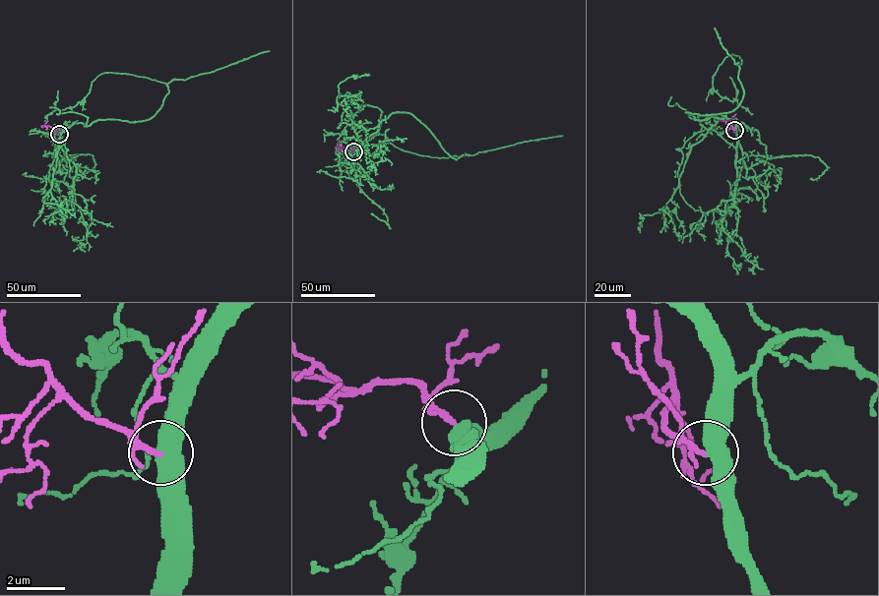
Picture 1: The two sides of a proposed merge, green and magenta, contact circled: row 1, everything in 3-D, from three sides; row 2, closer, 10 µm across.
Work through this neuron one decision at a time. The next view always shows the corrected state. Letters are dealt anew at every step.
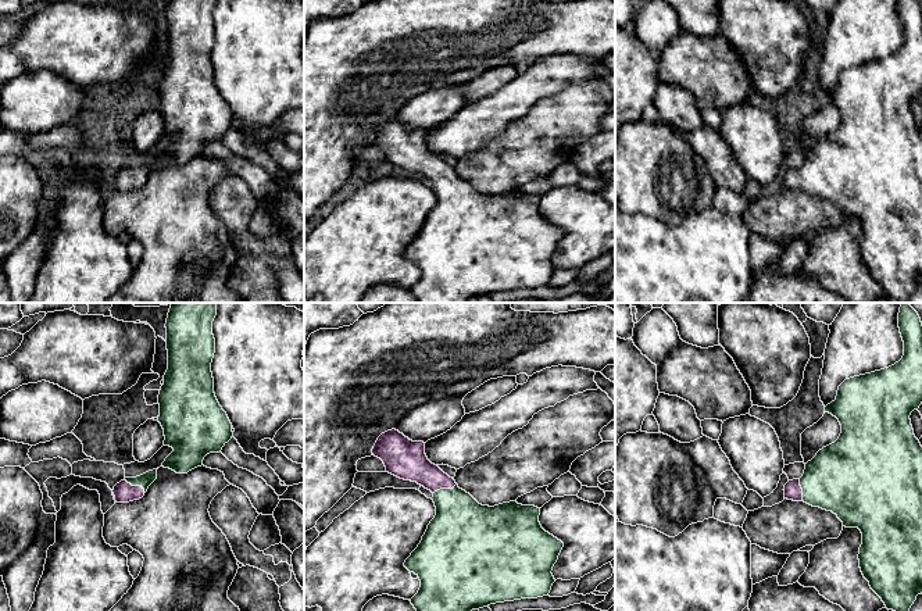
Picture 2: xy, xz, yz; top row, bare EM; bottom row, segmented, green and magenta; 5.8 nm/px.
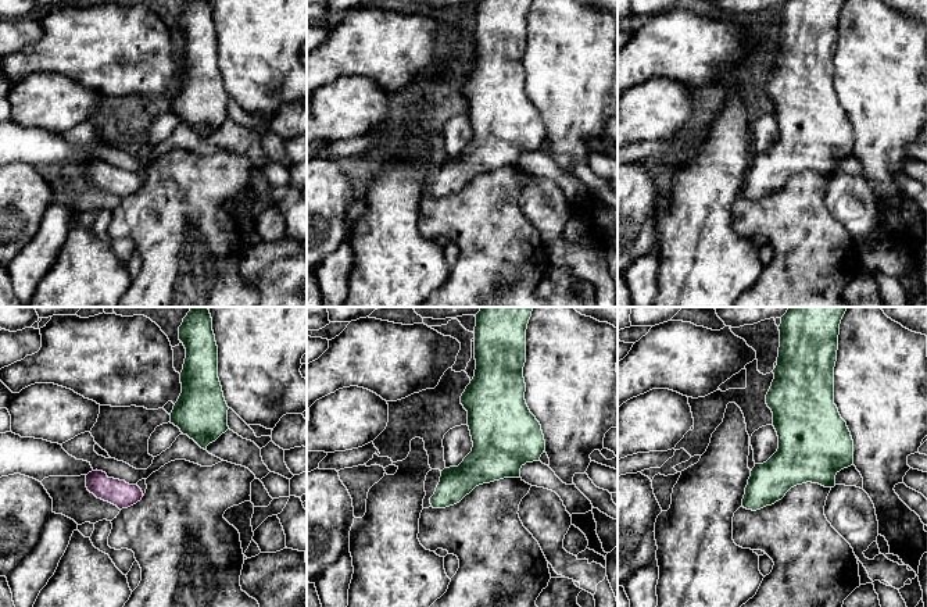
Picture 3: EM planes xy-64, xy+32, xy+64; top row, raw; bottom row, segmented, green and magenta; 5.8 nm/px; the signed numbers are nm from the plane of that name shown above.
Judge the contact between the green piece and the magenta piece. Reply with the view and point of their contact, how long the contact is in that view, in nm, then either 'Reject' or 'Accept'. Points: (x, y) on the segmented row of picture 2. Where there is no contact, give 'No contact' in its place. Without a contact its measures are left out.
Touches green at xz (445, 489). Shared border 150 nm. Accept

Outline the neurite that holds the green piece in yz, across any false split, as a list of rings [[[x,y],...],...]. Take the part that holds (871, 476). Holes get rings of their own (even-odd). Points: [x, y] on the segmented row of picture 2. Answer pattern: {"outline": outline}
{"outline": [[[903,303],[900,307],[898,328],[904,342],[903,358],[889,368],[846,379],[839,386],[836,400],[825,407],[825,412],[836,417],[841,425],[839,439],[819,450],[816,455],[805,464],[803,476],[789,480],[783,490],[785,499],[804,501],[812,507],[832,511],[843,522],[843,526],[858,528],[862,533],[858,560],[864,578],[869,582],[871,589],[882,599],[887,610],[910,611],[916,596],[922,593],[922,446],[914,435],[910,419],[911,412],[922,404],[922,322],[918,312],[908,303]]]}

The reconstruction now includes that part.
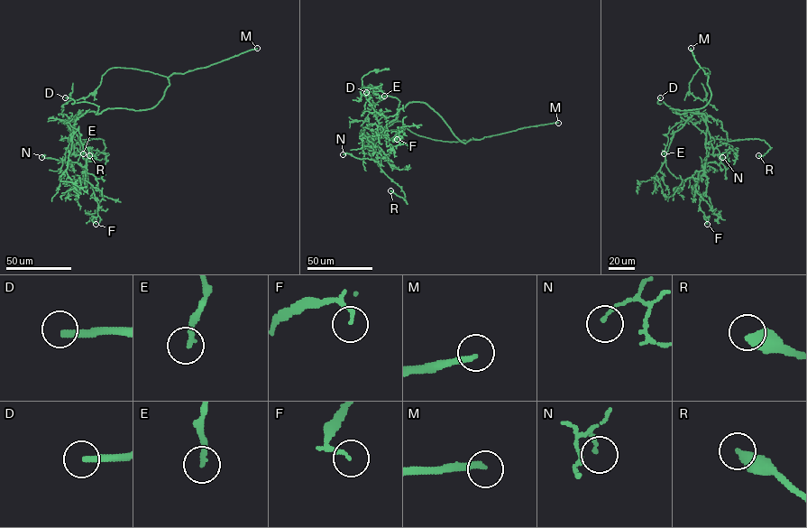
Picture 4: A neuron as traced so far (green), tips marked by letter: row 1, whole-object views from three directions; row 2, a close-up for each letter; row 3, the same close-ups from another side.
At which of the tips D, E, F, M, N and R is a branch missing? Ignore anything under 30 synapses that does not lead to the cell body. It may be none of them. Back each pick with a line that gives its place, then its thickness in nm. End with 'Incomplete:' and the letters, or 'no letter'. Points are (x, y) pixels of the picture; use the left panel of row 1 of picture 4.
D: Place: (65, 97). Thickness 280 nm
M: Place: (257, 48). Thickness 240 nm
Incomplete: D, M

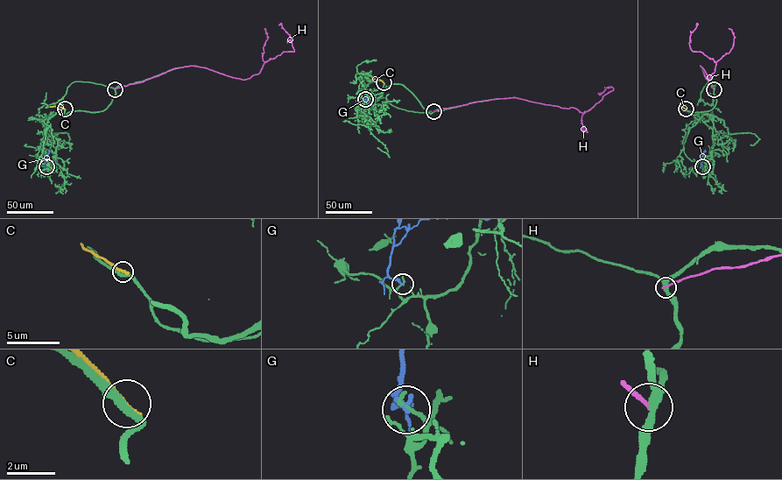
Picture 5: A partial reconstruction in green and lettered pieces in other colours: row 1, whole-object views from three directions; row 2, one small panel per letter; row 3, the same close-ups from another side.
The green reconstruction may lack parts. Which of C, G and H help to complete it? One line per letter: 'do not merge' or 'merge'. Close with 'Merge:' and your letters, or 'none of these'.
C: do not merge
G: do not merge
H: do not merge
Merge: none of these

